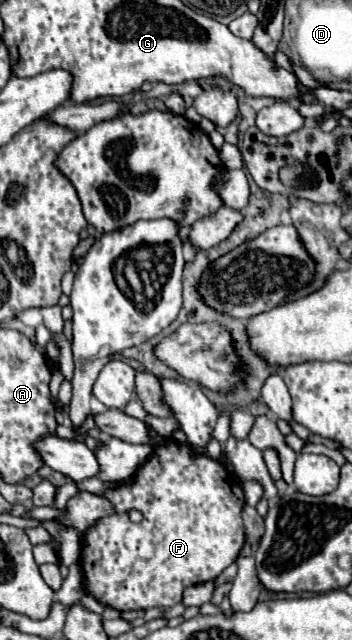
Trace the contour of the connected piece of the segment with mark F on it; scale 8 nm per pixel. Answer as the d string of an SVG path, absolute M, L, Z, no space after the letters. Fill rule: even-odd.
M166 438L164 444L156 444L152 456L136 470L130 482L108 488L102 496L114 506L114 514L98 518L84 530L78 562L84 576L84 592L96 596L96 600L104 606L118 612L172 608L182 602L182 592L188 586L216 580L216 576L220 576L220 572L238 558L240 548L244 546L244 526L240 514L246 502L240 478L222 462L194 452L188 442L182 444ZM132 508L144 514L140 524L132 524L128 520L126 512Z

